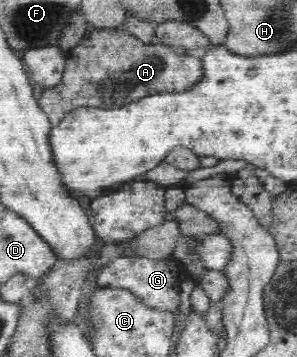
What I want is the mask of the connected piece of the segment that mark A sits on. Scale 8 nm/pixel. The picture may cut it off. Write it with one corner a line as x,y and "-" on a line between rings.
99,29
84,36
68,53
62,80
58,86
44,89
38,106
56,127
68,113
80,107
114,110
148,95
190,90
203,79
204,73
201,59
191,52
164,44
144,44
121,29

